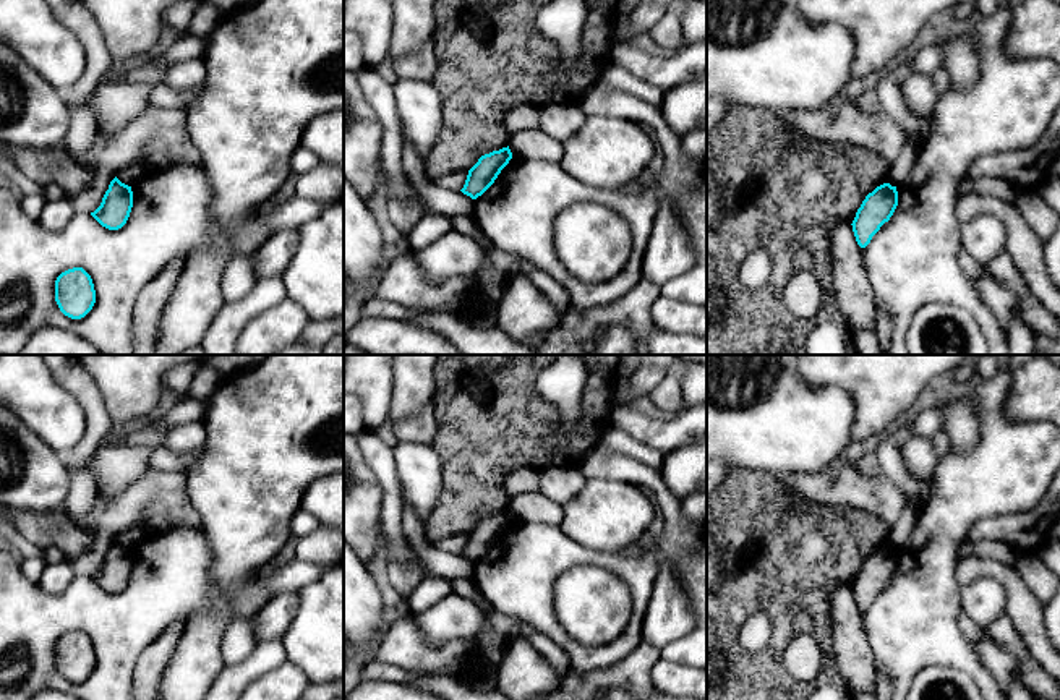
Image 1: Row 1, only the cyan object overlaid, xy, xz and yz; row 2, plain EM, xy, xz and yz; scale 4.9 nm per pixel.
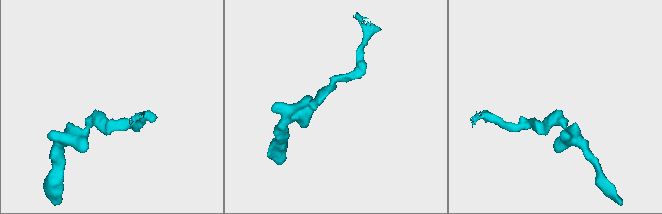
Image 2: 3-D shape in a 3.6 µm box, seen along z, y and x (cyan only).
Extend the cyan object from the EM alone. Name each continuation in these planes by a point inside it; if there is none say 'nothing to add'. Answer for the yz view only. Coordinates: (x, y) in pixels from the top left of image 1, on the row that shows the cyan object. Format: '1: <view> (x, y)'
nothing to add

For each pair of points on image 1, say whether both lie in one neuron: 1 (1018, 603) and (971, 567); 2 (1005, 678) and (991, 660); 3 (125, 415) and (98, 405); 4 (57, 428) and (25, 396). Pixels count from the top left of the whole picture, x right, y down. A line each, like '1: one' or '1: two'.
1: one
2: one
3: two
4: one

